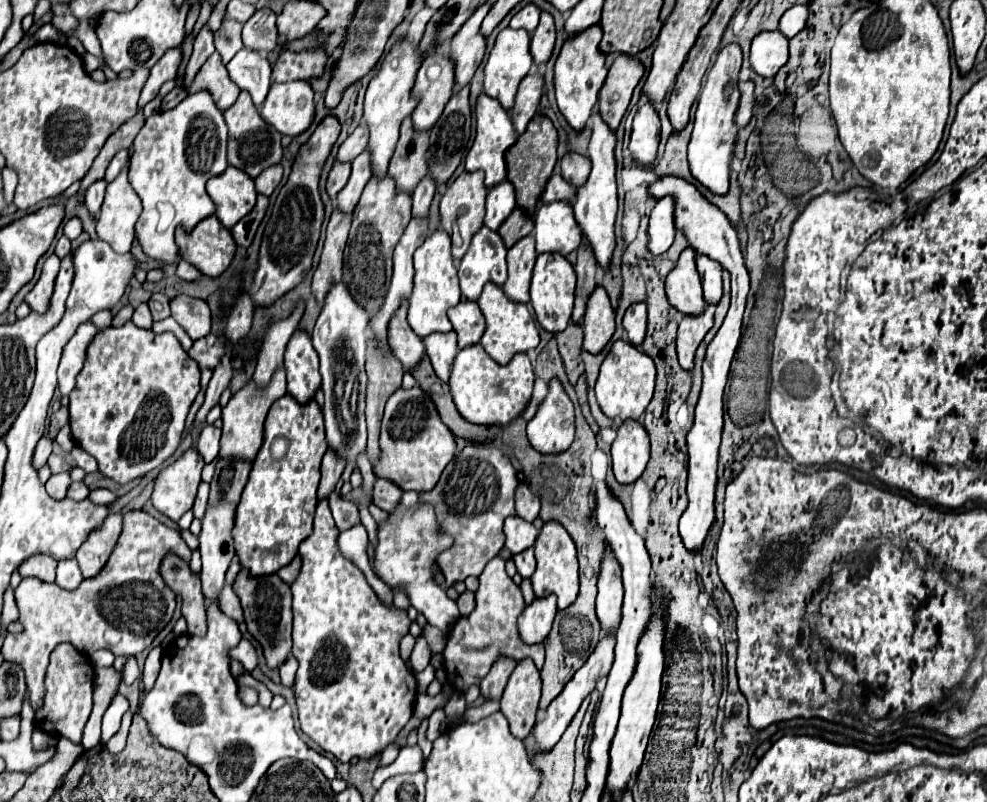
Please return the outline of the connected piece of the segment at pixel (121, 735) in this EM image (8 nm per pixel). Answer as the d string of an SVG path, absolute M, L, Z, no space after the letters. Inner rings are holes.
M129 710L129 712L125 712L125 716L123 716L123 722L121 722L119 732L109 740L109 750L123 750L123 748L125 748L125 740L127 740L127 734L129 734L131 720L133 720L133 712Z

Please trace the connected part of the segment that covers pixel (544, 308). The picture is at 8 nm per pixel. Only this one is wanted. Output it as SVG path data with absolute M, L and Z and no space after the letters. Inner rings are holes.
M541 254L537 258L531 280L531 306L537 314L539 324L547 332L557 334L569 326L573 312L573 292L575 292L575 272L573 266L567 262L567 258L561 258L561 254Z

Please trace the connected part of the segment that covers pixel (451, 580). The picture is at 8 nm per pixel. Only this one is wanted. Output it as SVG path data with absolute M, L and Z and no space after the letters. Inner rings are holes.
M467 444L455 454L455 458L445 466L441 480L431 492L419 498L435 508L441 528L455 538L455 546L449 548L437 560L447 586L463 582L467 576L479 576L485 564L495 558L505 546L503 522L515 516L515 490L519 486L517 472L511 466L505 452L497 448L483 448Z

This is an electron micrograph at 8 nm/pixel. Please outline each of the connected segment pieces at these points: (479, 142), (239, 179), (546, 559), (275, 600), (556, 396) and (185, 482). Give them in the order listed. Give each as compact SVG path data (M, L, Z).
M481 96L479 102L477 102L477 136L475 136L475 142L471 146L471 150L467 152L467 158L465 158L465 170L467 172L475 172L475 170L483 170L485 172L485 186L487 190L491 190L495 184L503 182L505 180L505 150L509 146L513 146L517 142L517 134L513 130L513 124L511 124L511 118L509 114L501 108L501 104L489 96Z
M229 166L221 178L209 180L209 196L217 202L217 218L221 224L231 230L241 218L245 218L257 200L253 180L241 170Z
M549 522L549 524L543 524L533 550L537 560L537 570L531 576L535 598L555 594L557 610L565 610L577 600L577 594L579 594L579 566L577 566L577 550L573 546L573 540L569 538L569 534L565 534L565 528L559 522Z
M241 570L235 584L233 584L233 590L239 596L249 634L263 646L267 666L279 668L281 664L285 664L285 660L291 654L291 620L293 620L293 614L291 614L289 584L281 582L277 574L271 574L265 578L249 578L249 574L245 574L245 570Z
M551 380L547 398L541 402L535 418L527 424L527 438L531 448L539 454L555 456L569 450L575 438L573 404L559 380Z
M195 448L187 450L177 462L167 466L157 476L151 496L153 506L173 522L179 522L179 518L193 506L197 488L201 484L203 466L205 462L201 456L197 456Z

